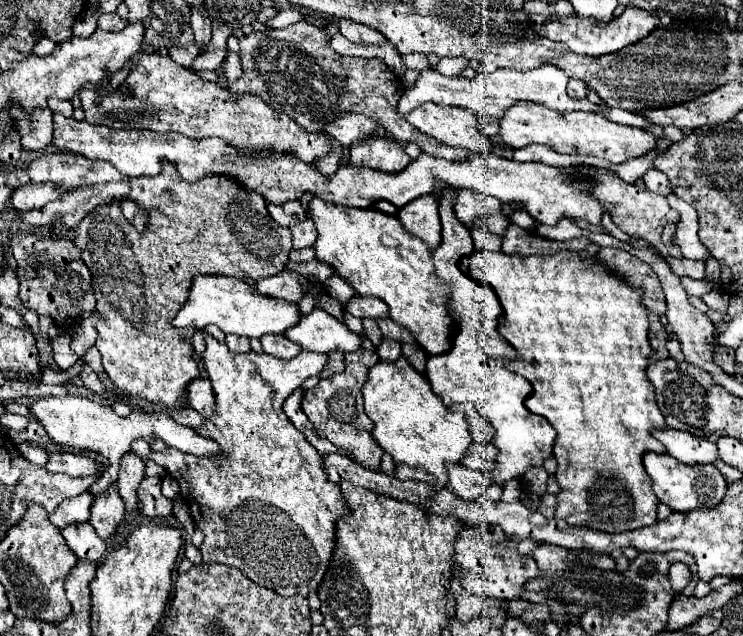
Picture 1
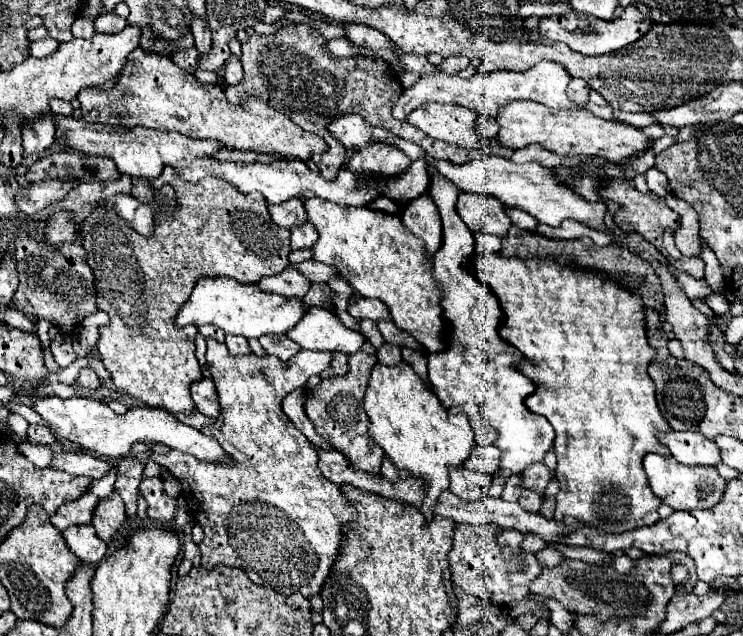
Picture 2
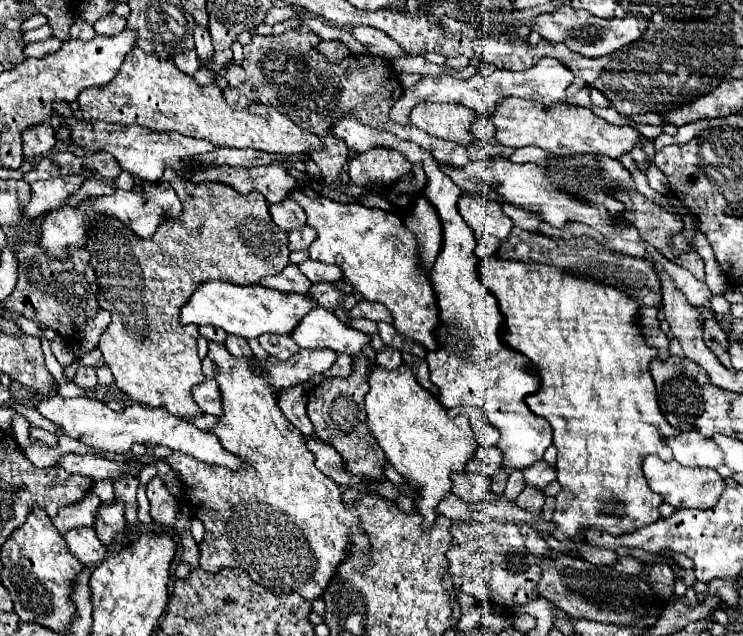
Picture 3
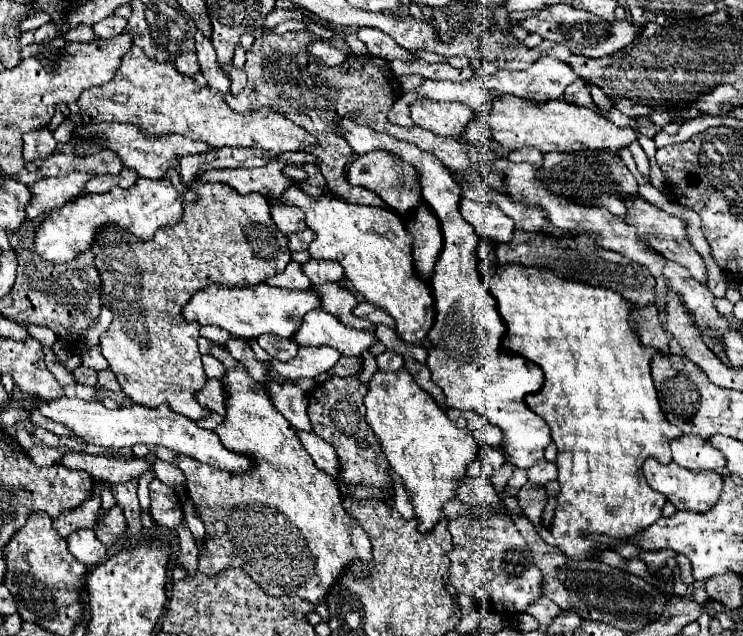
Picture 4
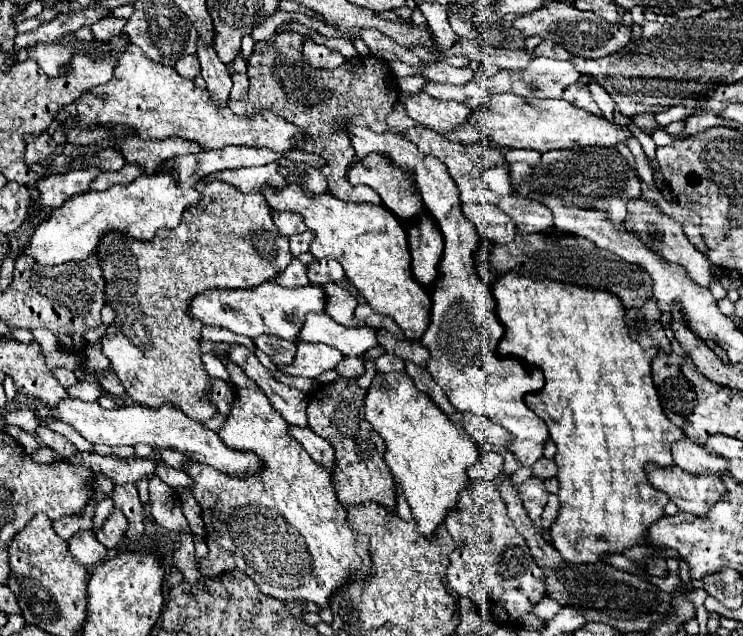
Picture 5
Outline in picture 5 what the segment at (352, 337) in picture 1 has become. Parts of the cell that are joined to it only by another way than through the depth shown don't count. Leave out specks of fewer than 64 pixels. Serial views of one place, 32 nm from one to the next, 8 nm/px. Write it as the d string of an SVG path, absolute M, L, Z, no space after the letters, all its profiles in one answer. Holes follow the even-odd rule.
M308 314L302 326L300 340L304 342L324 342L344 356L362 356L366 350L378 346L378 330L360 326L346 328L336 324L328 314Z

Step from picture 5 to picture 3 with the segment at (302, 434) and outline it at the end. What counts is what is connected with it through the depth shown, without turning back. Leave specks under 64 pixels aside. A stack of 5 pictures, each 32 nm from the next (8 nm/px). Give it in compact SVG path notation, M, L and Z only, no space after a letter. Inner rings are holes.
M304 436L304 440L306 440L308 450L316 458L316 468L322 474L328 474L328 478L332 478L340 486L348 486L348 482L354 482L352 476L344 474L344 466L342 466L340 454L332 446L324 444L324 440L320 440L316 436Z

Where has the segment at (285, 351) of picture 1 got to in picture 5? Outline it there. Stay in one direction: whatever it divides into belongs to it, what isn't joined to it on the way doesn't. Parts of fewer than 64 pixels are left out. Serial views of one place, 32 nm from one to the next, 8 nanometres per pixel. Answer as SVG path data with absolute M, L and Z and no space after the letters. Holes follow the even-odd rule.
M258 336L254 340L254 344L266 352L274 364L284 364L284 366L290 366L294 362L294 356L296 356L296 344L294 342L288 342L288 340L282 340L282 338L276 338L276 336Z

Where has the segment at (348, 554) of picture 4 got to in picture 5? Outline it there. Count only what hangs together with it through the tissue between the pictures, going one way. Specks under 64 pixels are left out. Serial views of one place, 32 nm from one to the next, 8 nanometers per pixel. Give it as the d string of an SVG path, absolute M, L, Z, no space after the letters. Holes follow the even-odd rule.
M220 356L230 372L230 382L236 386L238 398L232 412L226 418L218 436L226 446L236 450L254 450L264 460L264 470L250 478L230 478L206 464L194 462L186 472L192 476L192 494L202 508L202 520L206 524L206 544L210 548L208 558L202 562L200 572L204 576L218 576L226 570L240 570L248 574L254 584L276 600L302 600L314 602L320 608L328 608L330 596L344 584L364 582L370 568L368 556L358 554L356 534L346 524L346 510L336 500L330 484L330 472L320 466L310 454L288 436L286 420L274 410L264 392L254 392L254 382L244 374L240 366Z

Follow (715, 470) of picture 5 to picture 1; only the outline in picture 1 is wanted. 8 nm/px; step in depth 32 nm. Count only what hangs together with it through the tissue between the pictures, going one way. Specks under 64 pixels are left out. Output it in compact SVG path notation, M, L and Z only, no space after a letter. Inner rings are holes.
M672 428L656 430L654 436L666 446L668 454L682 464L714 464L720 458L716 444L702 436L692 436L690 432L678 432Z

